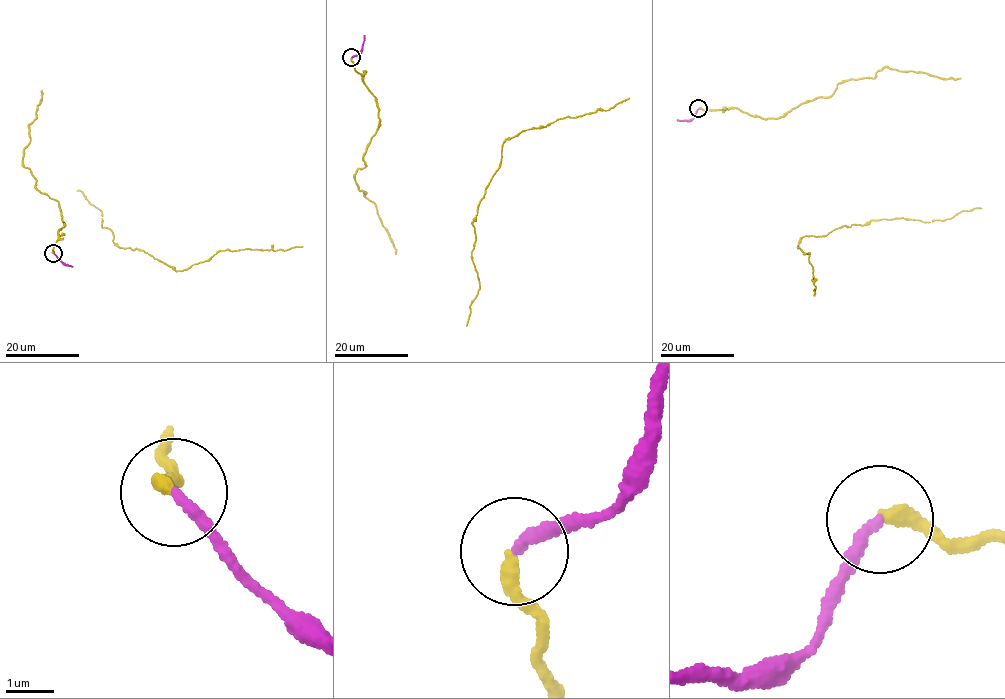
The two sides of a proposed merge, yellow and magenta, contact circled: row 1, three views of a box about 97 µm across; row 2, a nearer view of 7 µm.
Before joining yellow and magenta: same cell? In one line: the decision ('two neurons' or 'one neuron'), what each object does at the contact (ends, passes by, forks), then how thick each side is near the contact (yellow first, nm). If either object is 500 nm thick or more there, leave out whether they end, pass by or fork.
one neuron | yellow ends | magenta ends | 280/240 nm

